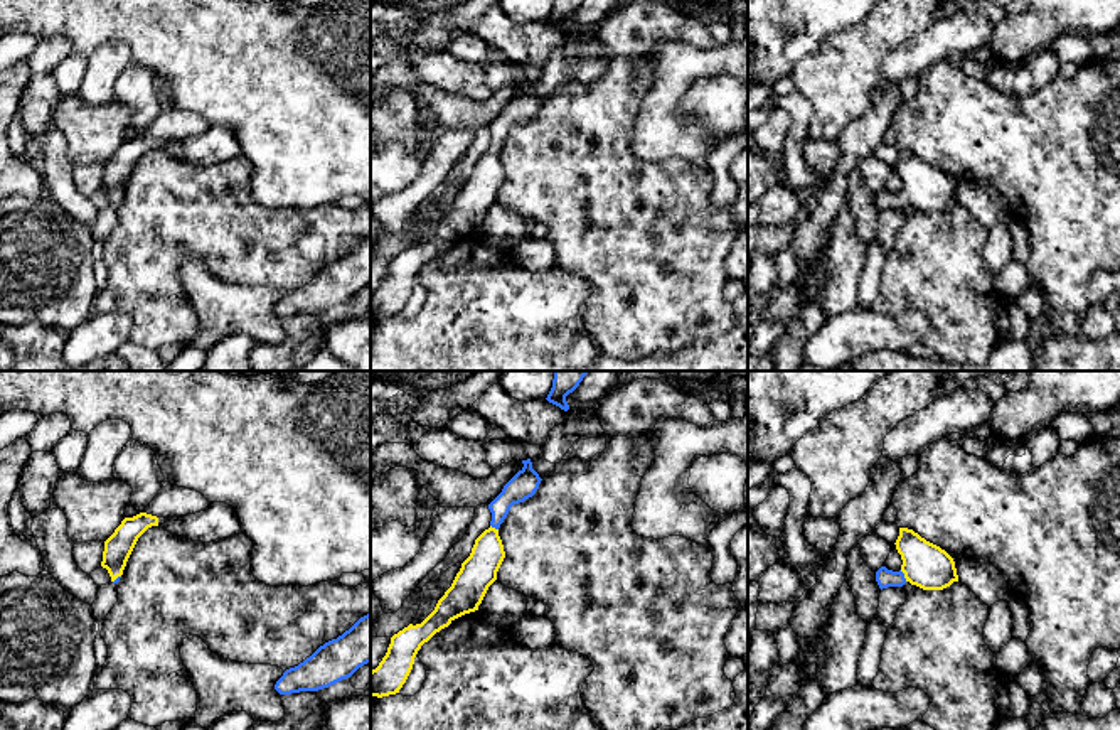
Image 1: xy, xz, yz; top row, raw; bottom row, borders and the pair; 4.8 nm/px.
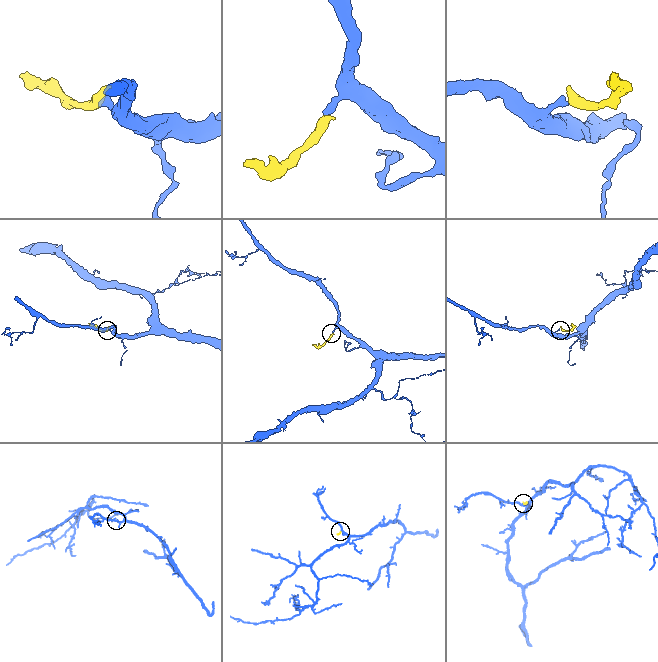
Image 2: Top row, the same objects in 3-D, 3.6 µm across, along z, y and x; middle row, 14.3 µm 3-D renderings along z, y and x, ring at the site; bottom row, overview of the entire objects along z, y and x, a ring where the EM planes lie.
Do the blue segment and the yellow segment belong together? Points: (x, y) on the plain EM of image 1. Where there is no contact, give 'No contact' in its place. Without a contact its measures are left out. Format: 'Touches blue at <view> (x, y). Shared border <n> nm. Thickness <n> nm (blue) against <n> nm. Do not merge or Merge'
Touches blue at yz (903, 198). Shared border 70 nm. Thickness 90 nm (blue) against 220 nm. Merge

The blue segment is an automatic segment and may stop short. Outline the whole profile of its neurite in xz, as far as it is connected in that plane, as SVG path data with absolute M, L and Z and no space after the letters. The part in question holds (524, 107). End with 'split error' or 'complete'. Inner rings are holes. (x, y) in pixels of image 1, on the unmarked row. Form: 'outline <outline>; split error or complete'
outline M531 81L522 83L522 86L524 89L488 126L492 135L490 150L475 162L470 179L461 185L451 209L438 223L435 233L421 246L409 246L391 260L386 278L371 293L371 319L382 320L399 315L421 268L455 241L478 233L505 180L499 150L510 130L532 120L542 103L532 91Z; split error

